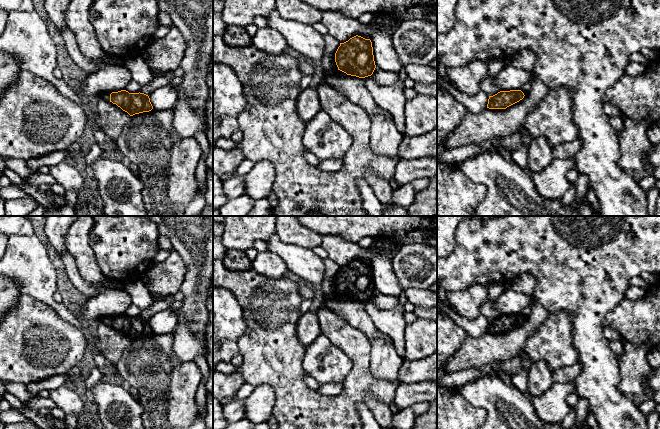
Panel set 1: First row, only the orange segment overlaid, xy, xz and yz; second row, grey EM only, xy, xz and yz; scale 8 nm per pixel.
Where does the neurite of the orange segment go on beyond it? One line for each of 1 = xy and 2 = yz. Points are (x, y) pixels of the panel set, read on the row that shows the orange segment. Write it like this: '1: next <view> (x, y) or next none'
1: next xy (106, 96)
2: next none

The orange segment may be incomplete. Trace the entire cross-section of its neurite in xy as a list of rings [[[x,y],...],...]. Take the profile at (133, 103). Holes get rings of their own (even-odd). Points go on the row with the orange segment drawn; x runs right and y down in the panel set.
[[[121,90],[112,93],[102,93],[100,98],[116,104],[130,116],[149,112],[153,109],[149,96],[140,92],[129,93],[126,90]]]

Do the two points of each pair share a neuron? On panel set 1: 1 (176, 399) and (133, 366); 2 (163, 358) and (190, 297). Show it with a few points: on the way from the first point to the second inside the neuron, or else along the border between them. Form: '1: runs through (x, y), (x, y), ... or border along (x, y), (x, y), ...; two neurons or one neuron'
1: runs through (165, 388), (144, 367); one neuron
2: border along (172, 333), (172, 351), (178, 360); two neurons

